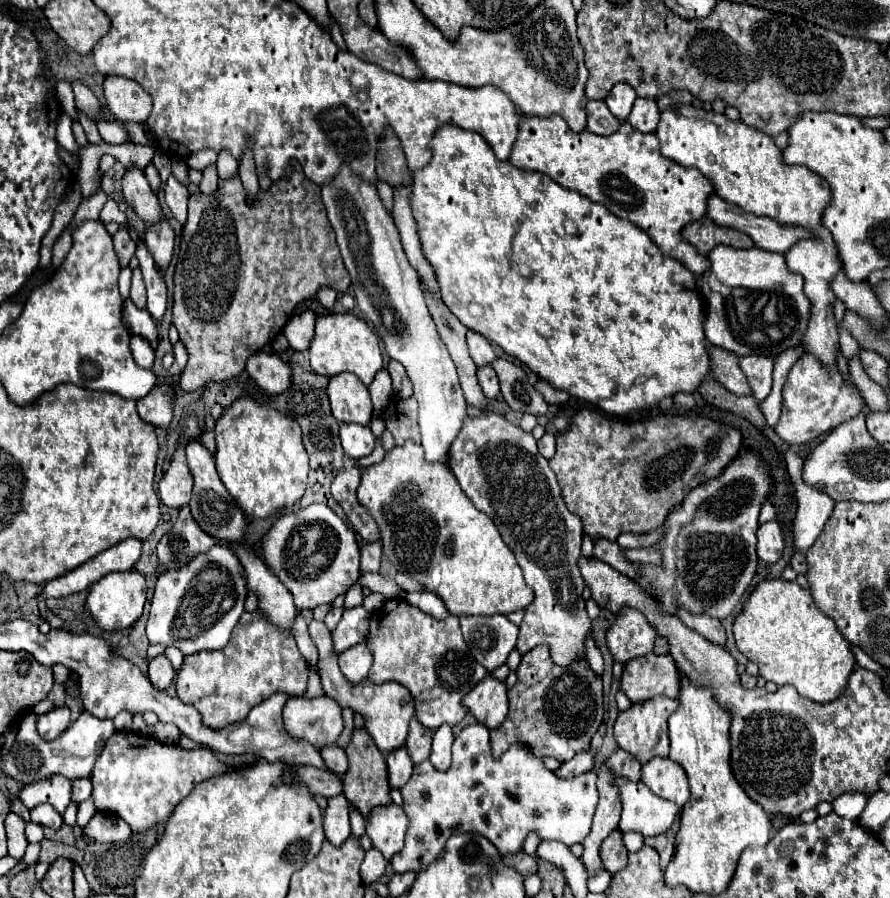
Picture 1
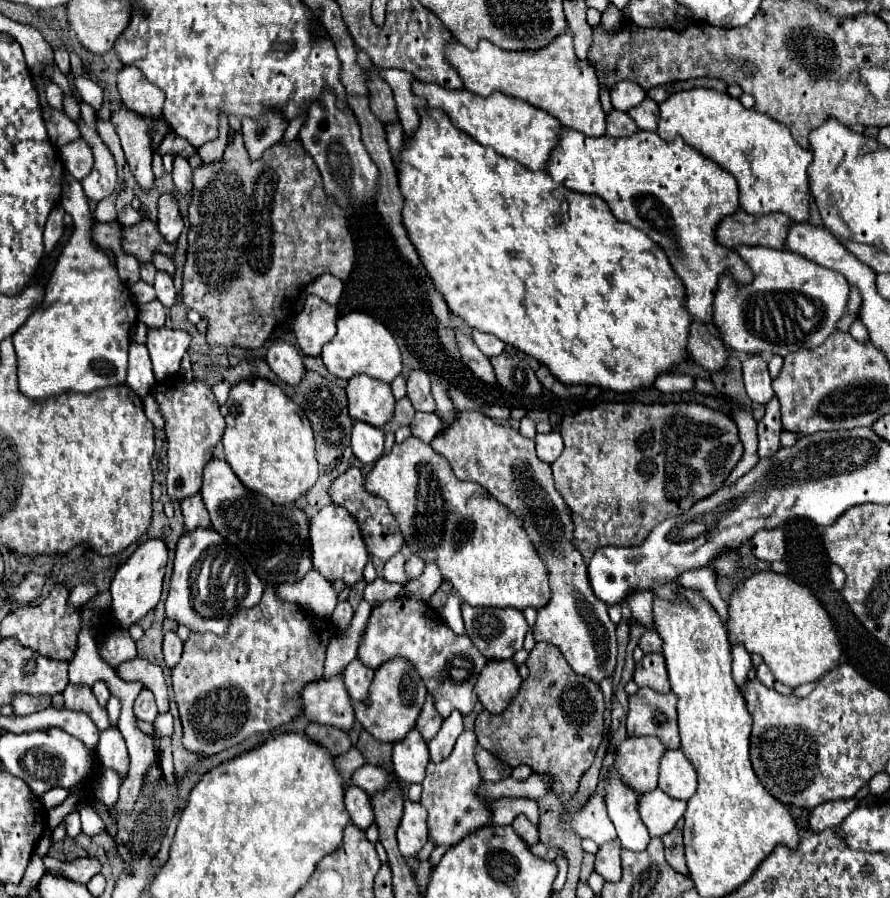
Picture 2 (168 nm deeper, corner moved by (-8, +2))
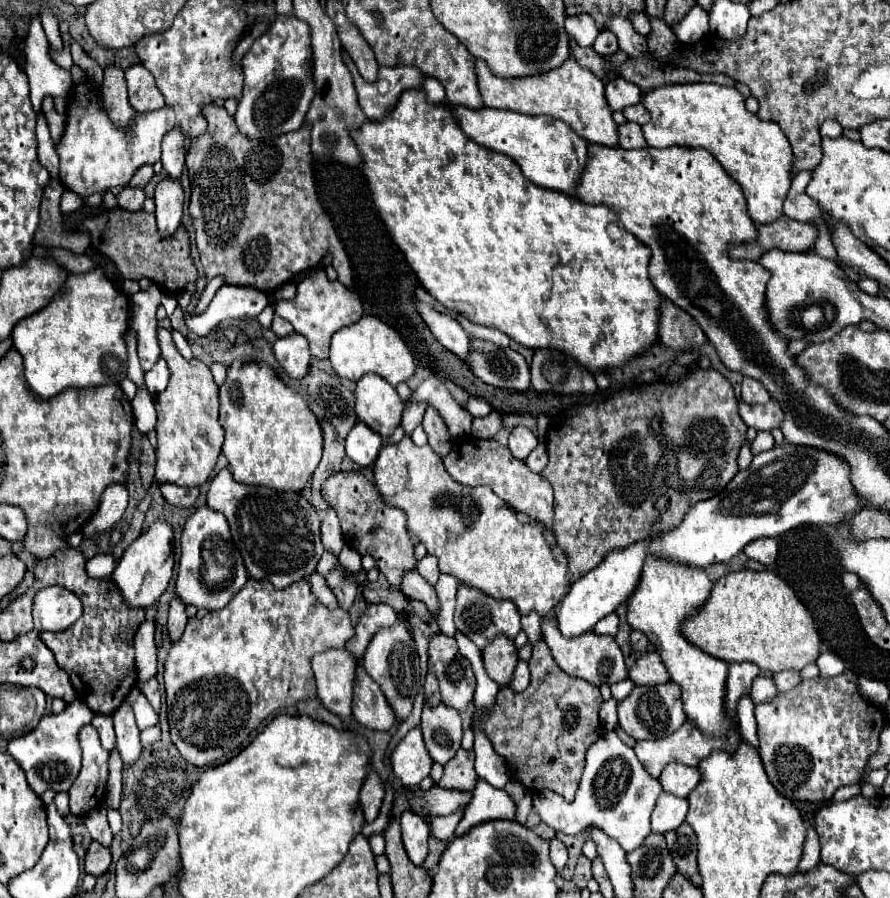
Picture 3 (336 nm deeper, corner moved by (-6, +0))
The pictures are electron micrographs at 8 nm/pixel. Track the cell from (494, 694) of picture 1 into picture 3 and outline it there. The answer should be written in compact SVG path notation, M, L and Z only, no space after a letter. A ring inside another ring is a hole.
M500 634L482 650L482 656L484 656L484 666L490 678L496 678L500 686L508 686L518 662L514 640Z

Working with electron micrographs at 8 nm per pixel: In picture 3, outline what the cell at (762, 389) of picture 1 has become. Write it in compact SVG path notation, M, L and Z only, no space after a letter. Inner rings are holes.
M754 378L742 380L742 402L746 404L766 404L770 400L770 394L758 384Z

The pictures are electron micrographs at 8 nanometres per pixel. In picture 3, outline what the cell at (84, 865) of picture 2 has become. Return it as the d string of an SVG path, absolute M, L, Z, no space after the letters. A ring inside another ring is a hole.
M92 842L86 852L86 862L84 862L86 872L92 876L102 876L104 872L108 872L110 862L112 862L110 848L102 846L100 842Z

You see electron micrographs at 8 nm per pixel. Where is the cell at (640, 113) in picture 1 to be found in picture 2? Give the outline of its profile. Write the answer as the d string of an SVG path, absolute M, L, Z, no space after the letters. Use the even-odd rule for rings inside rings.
M648 96L646 100L642 100L636 108L628 110L628 116L636 122L638 128L642 130L656 130L658 128L658 104Z

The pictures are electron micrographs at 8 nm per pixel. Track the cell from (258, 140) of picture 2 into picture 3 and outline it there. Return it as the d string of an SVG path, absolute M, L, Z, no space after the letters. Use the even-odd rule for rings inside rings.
M280 14L274 20L274 26L270 26L266 34L256 38L250 50L240 60L244 88L234 120L242 134L246 134L248 138L268 138L294 132L304 124L316 88L310 62L310 26L296 16Z

